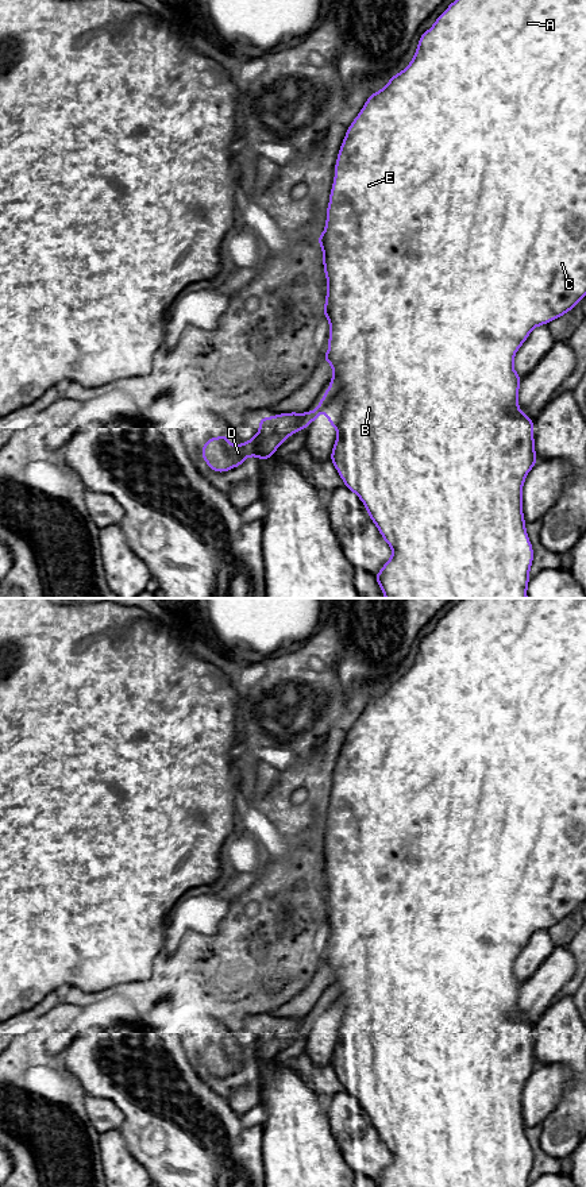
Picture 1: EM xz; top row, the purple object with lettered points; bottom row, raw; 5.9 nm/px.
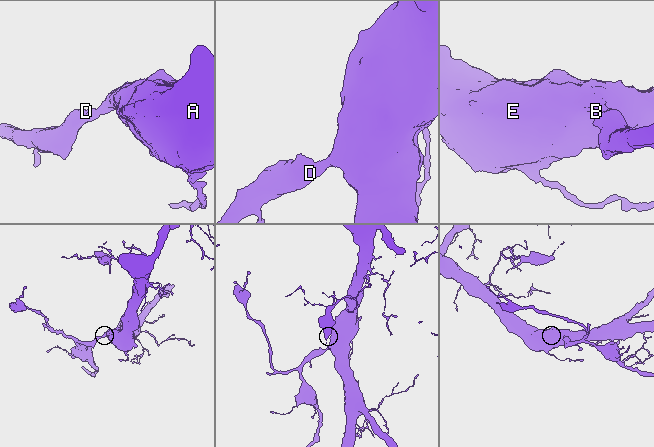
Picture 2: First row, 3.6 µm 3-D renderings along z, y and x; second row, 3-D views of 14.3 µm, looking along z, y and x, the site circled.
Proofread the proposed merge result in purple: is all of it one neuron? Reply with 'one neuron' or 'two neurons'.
one neuron

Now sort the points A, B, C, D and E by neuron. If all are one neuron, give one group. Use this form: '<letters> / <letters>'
A B C D E

